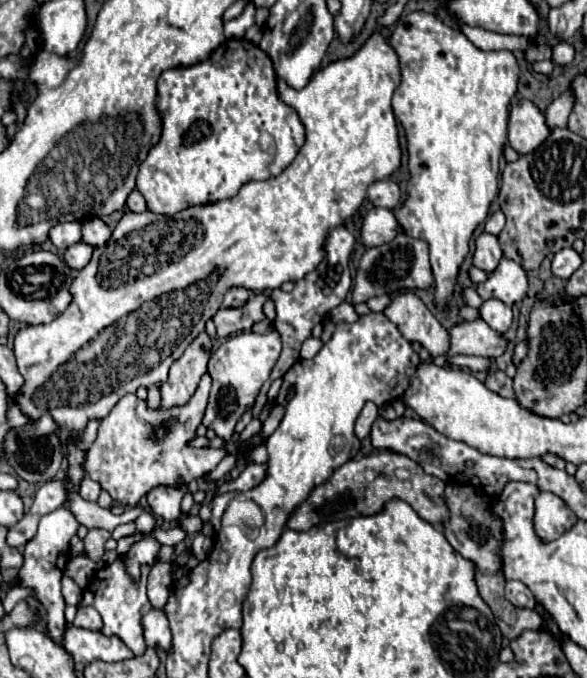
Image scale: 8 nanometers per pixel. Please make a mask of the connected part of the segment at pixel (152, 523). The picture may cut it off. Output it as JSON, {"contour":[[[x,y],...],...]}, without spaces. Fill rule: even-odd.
{"contour":[[[141,513],[137,519],[135,519],[135,525],[137,525],[137,531],[141,531],[141,533],[151,533],[155,527],[157,527],[157,521],[155,521],[155,517],[151,515],[151,513]]]}

